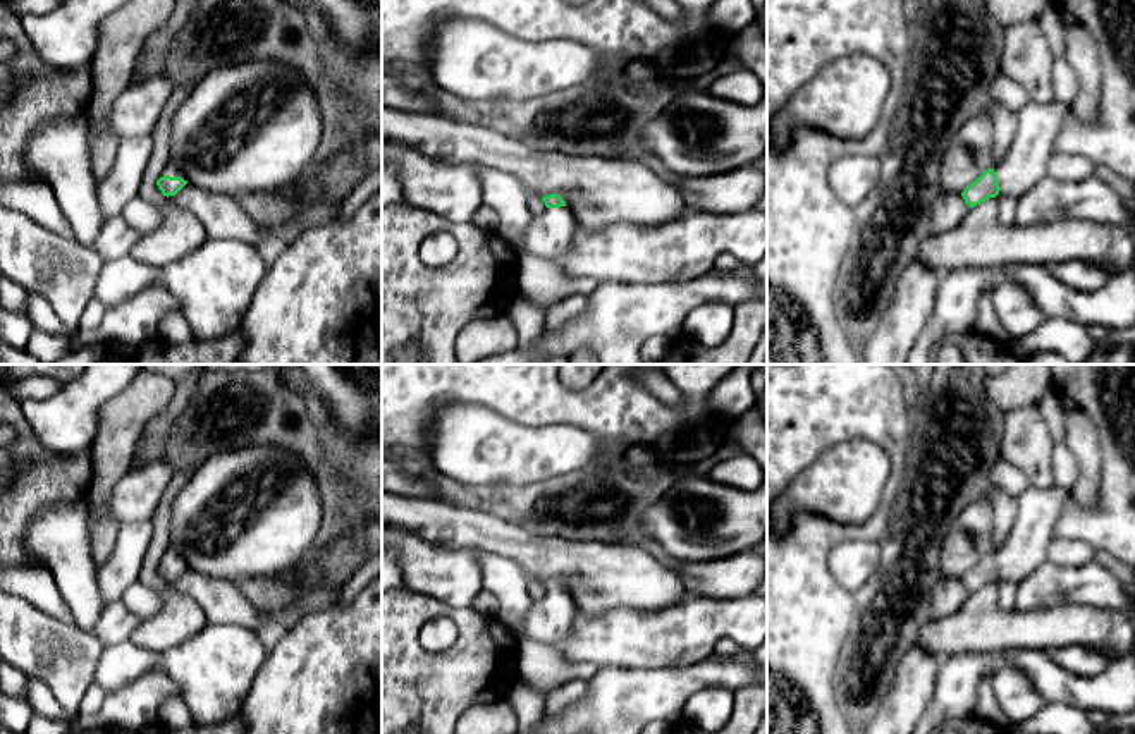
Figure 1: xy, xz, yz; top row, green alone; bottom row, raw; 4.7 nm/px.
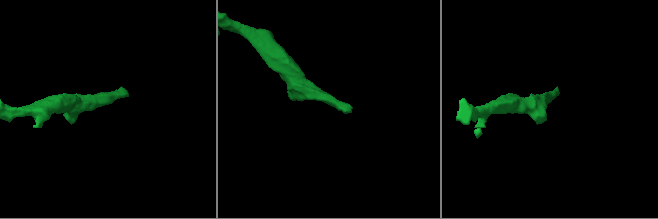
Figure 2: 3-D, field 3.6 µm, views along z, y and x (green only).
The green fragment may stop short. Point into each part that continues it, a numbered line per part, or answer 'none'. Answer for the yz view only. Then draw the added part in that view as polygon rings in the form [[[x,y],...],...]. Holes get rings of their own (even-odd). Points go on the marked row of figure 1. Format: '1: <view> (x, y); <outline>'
1: yz (1037, 124); [[[1030,100],[1016,112],[1016,131],[1001,163],[992,165],[997,184],[997,196],[1020,199],[1044,175],[1054,155],[1054,141],[1070,113],[1063,101],[1039,103]]]

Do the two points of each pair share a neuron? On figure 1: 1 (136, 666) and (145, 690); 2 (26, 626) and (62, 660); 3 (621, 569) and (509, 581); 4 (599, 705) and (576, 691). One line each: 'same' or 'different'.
1: different
2: same
3: different
4: different

